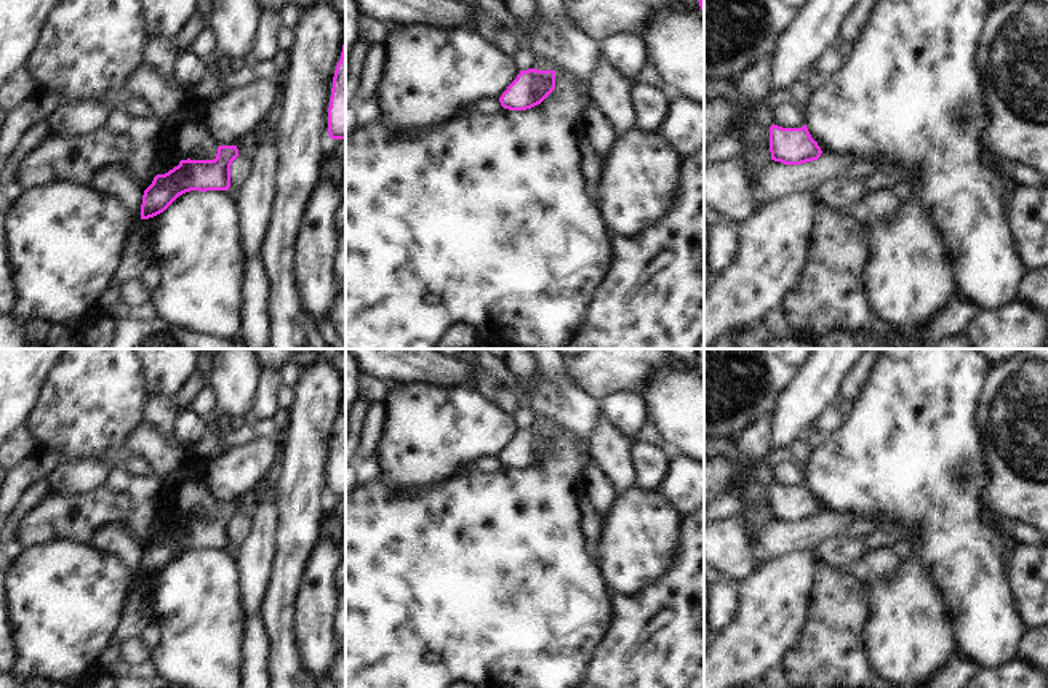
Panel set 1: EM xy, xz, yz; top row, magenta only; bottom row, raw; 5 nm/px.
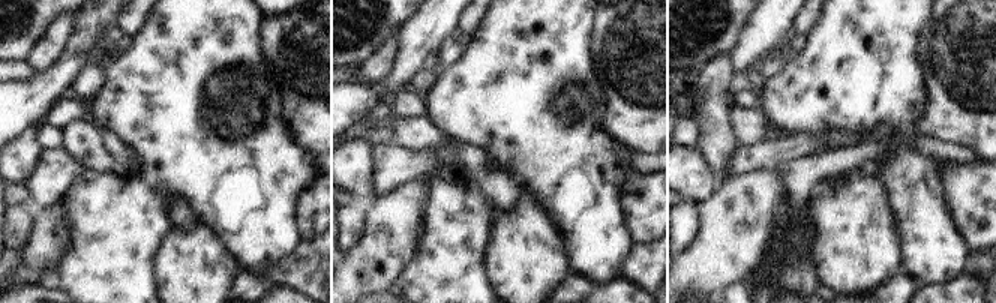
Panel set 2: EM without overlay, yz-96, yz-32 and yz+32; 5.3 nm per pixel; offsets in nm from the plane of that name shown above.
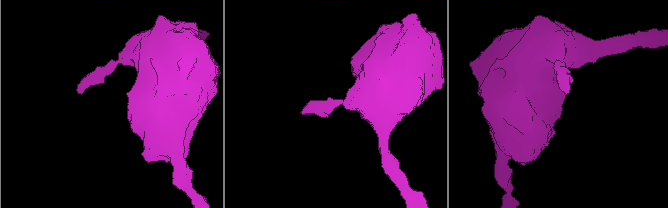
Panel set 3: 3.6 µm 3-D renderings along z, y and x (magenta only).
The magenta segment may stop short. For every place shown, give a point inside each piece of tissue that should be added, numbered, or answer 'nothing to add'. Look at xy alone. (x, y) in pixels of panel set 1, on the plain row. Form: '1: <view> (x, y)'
nothing to add.

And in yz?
nothing to add.

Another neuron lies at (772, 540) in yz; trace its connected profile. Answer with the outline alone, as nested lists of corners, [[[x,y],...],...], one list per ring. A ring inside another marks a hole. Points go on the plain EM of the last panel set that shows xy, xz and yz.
[[[822,510],[818,518],[802,523],[774,518],[754,523],[750,530],[754,571],[794,552],[814,552],[822,539],[843,534],[853,522],[853,517]]]

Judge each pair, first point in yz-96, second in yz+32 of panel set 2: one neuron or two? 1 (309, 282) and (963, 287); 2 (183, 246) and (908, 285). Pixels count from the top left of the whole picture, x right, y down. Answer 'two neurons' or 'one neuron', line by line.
1: two neurons
2: two neurons

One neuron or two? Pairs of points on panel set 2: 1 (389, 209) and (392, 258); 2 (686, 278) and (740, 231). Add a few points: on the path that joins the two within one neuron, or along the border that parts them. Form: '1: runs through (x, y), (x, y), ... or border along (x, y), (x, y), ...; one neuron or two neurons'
1: runs through (390, 221), (390, 246); one neuron
2: runs through (699, 272), (726, 245); one neuron

